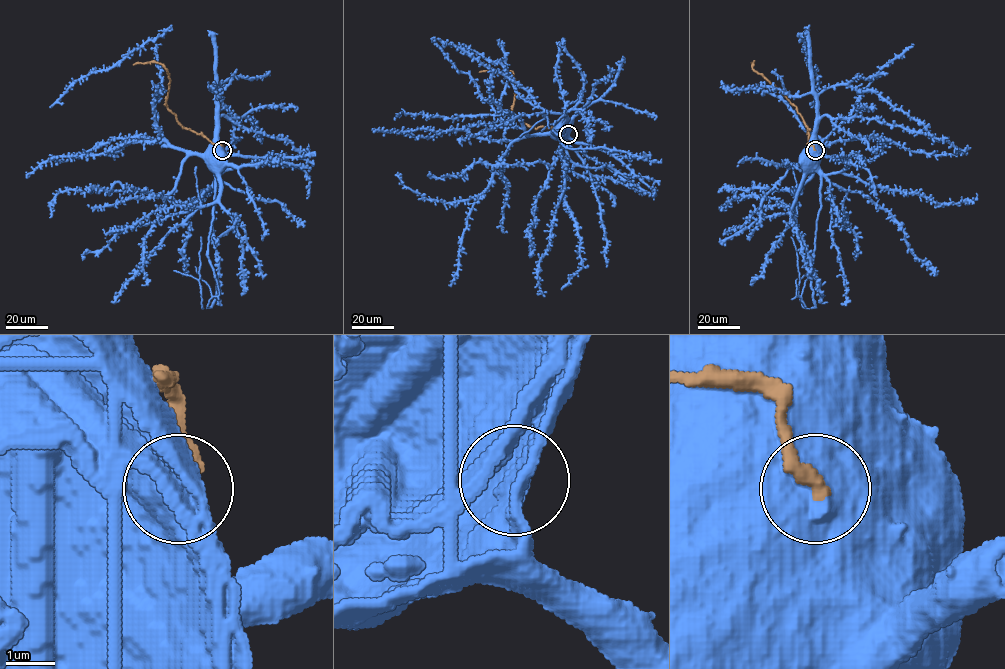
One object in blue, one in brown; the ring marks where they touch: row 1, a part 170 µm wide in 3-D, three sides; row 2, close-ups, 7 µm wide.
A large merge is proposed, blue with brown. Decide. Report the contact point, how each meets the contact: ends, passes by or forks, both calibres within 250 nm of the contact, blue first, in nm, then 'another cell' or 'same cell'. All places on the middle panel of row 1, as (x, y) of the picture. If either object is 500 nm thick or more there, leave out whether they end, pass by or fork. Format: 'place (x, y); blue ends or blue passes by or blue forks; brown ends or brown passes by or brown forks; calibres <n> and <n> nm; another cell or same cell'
place (568, 134); calibres 750 and 320 nm; another cell

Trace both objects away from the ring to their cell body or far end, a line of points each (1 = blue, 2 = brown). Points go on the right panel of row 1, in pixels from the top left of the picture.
1: (815, 150), (815, 163), (809, 165), (808, 160)
2: (815, 150), (807, 143), (810, 130), (796, 108), (754, 70), (754, 61), (753, 65)

